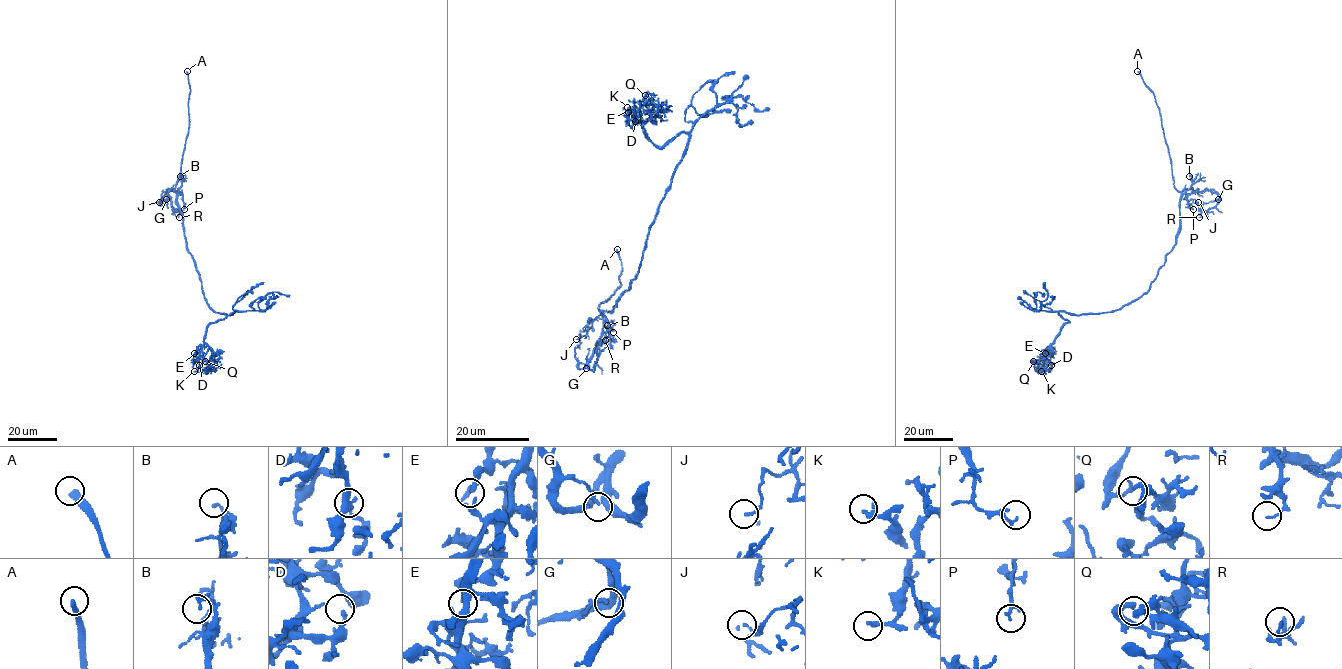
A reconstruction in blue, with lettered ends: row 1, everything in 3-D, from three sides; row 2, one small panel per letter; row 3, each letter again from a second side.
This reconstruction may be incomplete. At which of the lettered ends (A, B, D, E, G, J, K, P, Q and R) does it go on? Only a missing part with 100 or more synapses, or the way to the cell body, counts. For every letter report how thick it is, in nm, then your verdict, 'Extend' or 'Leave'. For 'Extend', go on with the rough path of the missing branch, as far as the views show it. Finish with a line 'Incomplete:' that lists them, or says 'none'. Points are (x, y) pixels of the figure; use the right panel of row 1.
A: Thickness 320 nm. Extend. Course of what is missing: (1137, 71), (1118, 35)
B: Thickness 150 nm. Leave
D: Thickness 200 nm. Leave
E: Thickness 200 nm. Leave
G: Thickness 120 nm. Leave
J: Thickness 130 nm. Leave
K: Thickness 240 nm. Leave
P: Thickness 130 nm. Leave
Q: Thickness 320 nm. Leave
R: Thickness 120 nm. Leave
Incomplete: A

